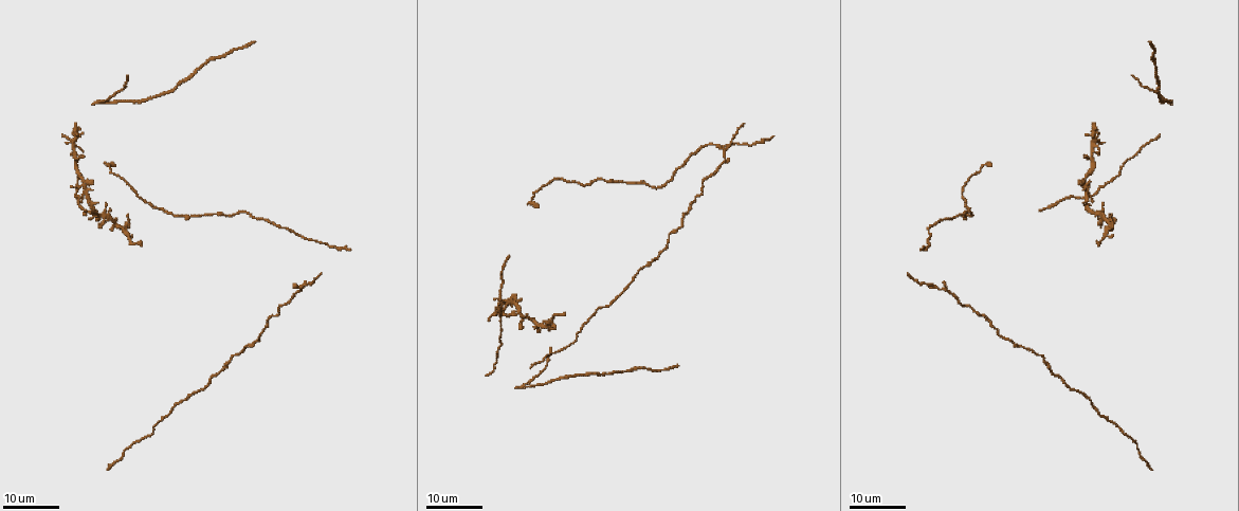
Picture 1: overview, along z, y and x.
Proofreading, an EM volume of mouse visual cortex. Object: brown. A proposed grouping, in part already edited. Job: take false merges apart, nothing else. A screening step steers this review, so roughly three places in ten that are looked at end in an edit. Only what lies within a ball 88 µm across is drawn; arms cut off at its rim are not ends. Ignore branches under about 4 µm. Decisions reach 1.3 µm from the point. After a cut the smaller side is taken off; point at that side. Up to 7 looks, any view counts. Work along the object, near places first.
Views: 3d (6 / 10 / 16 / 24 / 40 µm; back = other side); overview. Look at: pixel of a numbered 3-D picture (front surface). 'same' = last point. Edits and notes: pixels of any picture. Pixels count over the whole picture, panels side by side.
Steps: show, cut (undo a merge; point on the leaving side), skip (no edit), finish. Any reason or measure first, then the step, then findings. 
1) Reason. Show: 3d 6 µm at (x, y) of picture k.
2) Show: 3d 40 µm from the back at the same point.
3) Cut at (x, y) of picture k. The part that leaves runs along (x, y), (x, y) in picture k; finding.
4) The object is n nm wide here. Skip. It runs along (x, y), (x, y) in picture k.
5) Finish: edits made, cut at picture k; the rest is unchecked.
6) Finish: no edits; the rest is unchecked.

Show: 3d 24 µm at (209, 213) of picture 1.

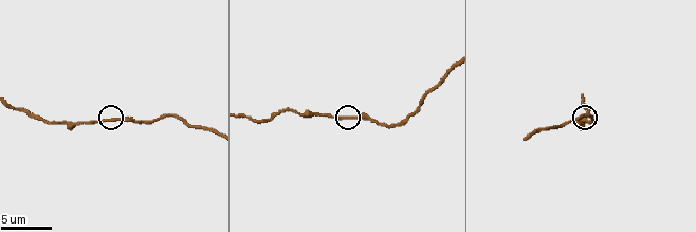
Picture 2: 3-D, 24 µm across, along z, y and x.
Show: 3d 6 µm at (347, 116) of picture 2.

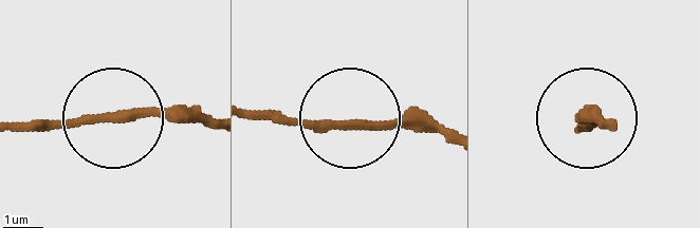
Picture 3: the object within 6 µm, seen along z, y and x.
Skip. It runs along (354, 126), (257, 119) in picture 3; one neuron here.

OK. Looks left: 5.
Thick turns thin. Show: 3d 6 µm at (22, 109) of picture 2.

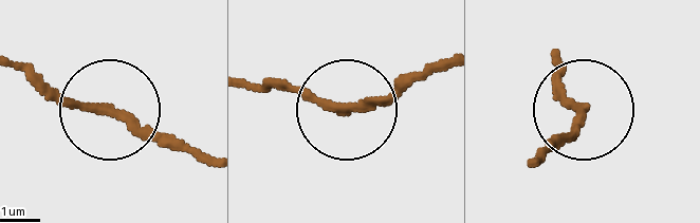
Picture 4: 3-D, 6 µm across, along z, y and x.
Skip. It runs along (206, 158), (28, 79) in picture 4; all the same neuron.

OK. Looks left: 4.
Sudden change in width. Show: 3d 16 µm at (680, 229) of picture 1.

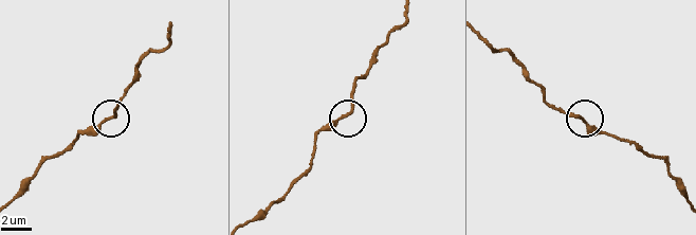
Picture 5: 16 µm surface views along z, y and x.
Show: 3d 6 µm at (583, 118) of picture 5.

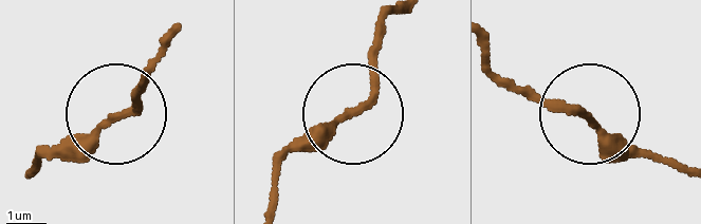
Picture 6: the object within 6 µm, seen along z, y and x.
Show: 3d 6 µm from the back at (350, 112) of picture 6.

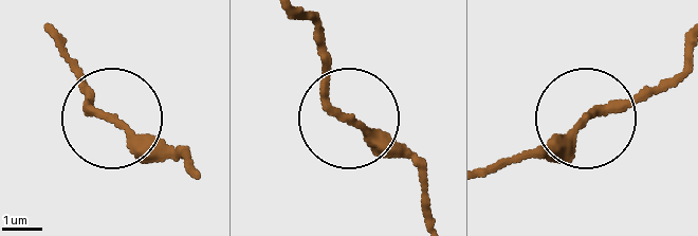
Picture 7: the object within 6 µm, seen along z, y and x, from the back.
Skip. It runs along (307, 20), (331, 102), (419, 168) in picture 7; continuous, no second neuron.

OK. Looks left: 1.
Finish: no edits; the rest is unchecked.

